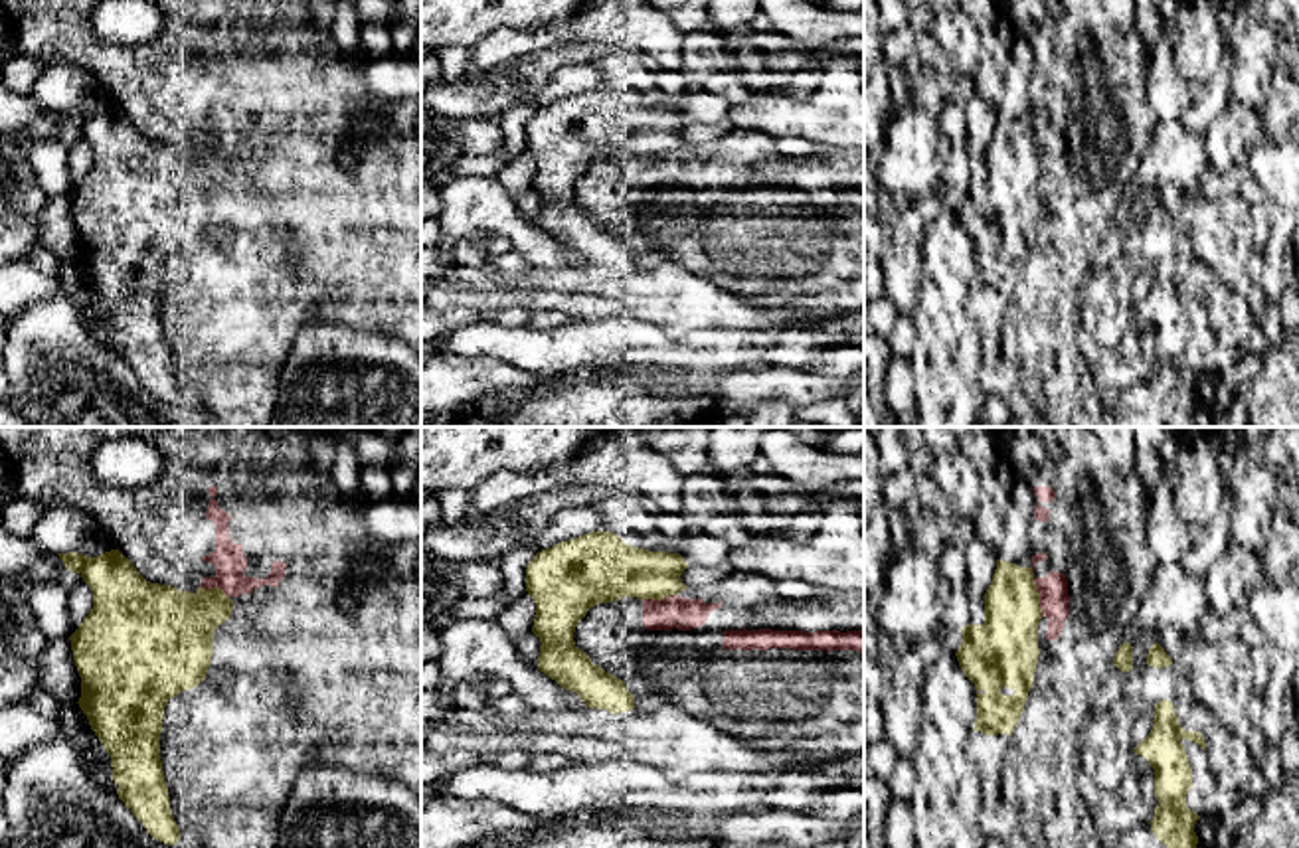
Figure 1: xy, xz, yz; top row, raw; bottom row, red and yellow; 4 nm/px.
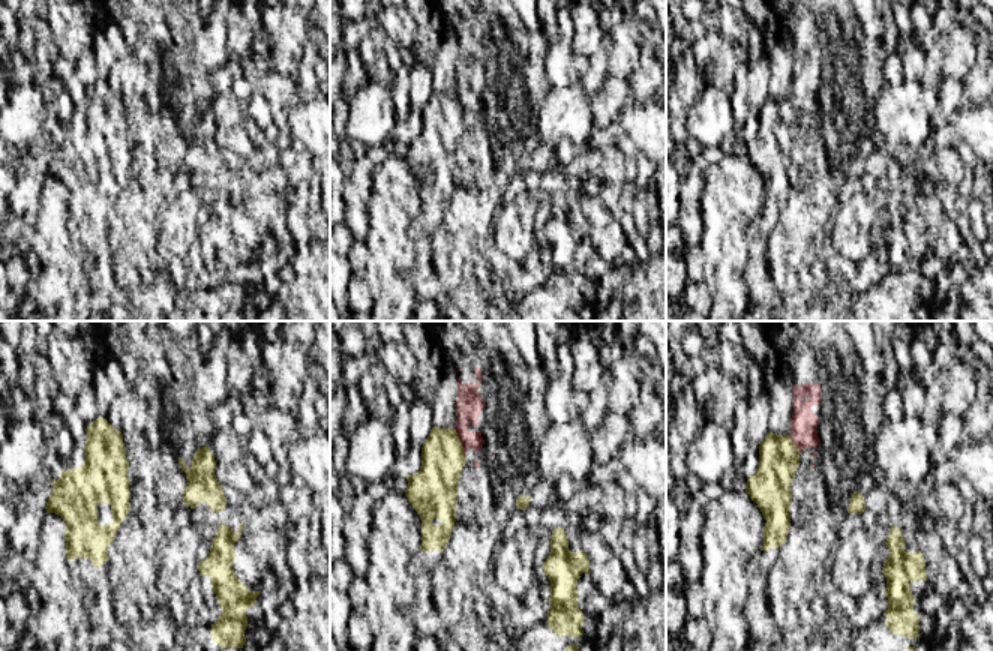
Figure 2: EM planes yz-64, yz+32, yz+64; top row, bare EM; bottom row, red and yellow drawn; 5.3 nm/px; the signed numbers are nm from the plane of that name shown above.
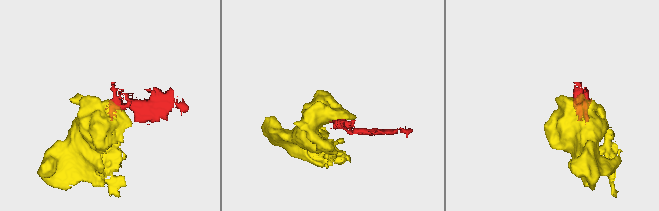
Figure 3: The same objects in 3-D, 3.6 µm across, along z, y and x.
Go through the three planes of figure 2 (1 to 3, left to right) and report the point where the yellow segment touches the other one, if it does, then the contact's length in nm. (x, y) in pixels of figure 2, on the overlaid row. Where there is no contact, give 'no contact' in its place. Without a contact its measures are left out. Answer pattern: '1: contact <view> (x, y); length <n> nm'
1: no contact
2: contact yz+32 (461, 441); length 160 nm
3: contact yz+64 (795, 444); length 120 nm

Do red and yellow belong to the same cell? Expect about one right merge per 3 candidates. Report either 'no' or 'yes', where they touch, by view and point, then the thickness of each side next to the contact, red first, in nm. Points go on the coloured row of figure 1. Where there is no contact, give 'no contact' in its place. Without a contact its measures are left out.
no; contact yz (1040, 597); calibres 130 and 280 nm

